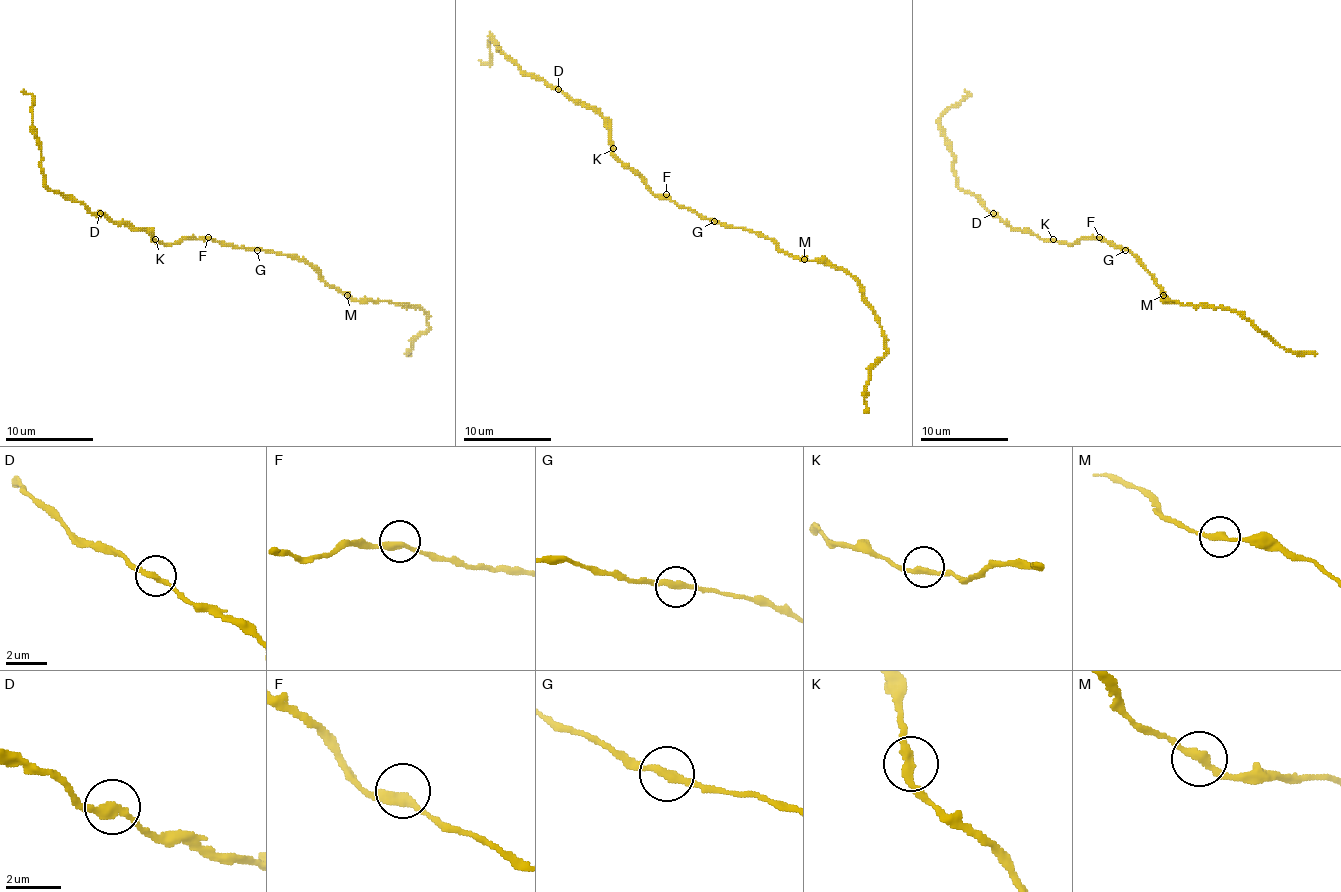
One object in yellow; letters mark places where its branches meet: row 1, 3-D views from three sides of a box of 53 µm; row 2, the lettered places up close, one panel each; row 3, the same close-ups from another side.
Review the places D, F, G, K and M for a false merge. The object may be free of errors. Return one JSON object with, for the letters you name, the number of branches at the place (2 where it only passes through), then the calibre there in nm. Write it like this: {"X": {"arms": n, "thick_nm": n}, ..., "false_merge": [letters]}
{"false_merge": []}

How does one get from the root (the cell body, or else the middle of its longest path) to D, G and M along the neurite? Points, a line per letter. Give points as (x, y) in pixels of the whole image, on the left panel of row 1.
D: (219, 243), (211, 239), (182, 239), (178, 243), (155, 241), (149, 232), (109, 221), (100, 213)
G: (219, 243), (257, 250)
M: (219, 243), (235, 248), (261, 248), (303, 259), (329, 285), (347, 294)

